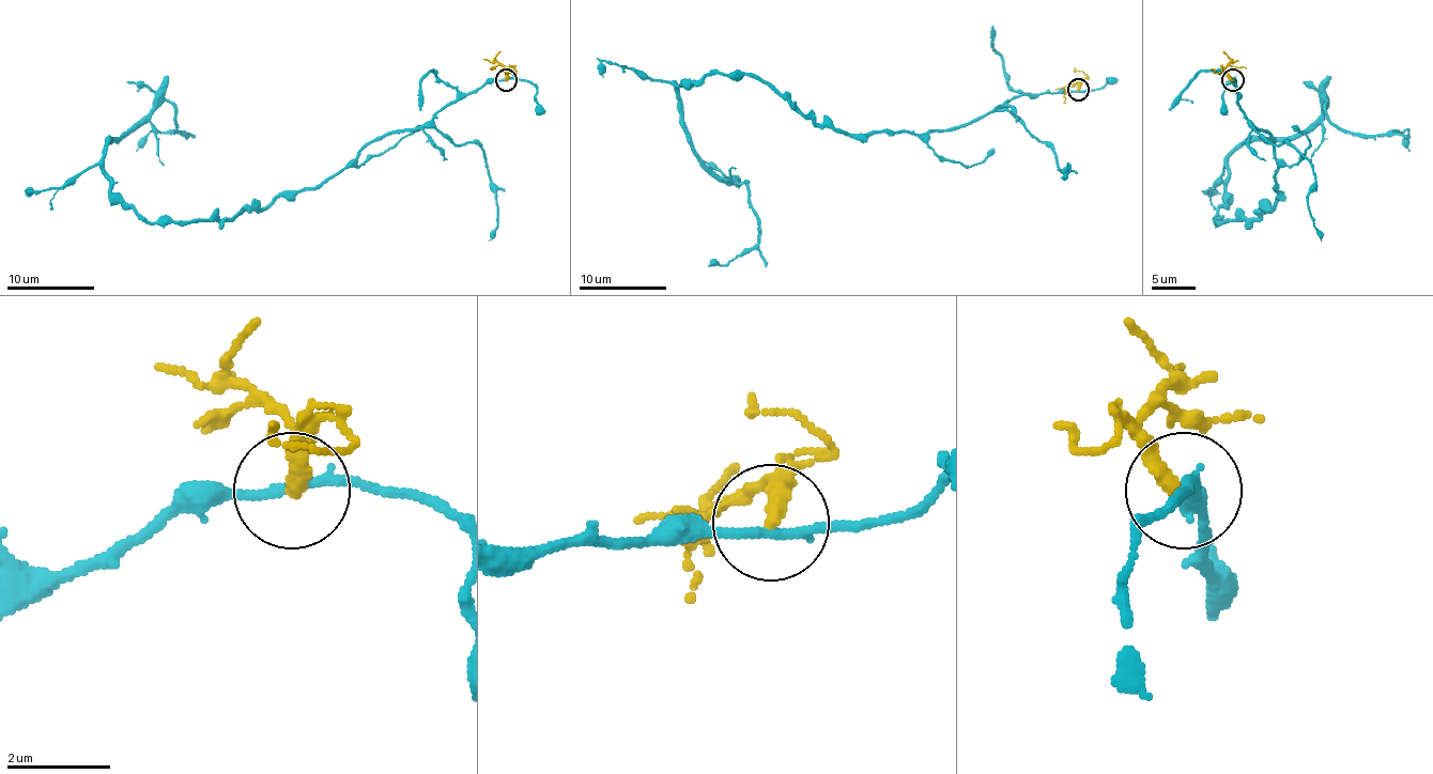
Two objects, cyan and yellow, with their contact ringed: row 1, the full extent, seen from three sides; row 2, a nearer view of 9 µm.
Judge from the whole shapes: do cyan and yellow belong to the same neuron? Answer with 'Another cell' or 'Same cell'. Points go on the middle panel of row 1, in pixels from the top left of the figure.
Another cell

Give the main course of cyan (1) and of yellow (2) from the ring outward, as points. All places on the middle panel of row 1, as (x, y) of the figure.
1: (1078, 90), (843, 134), (758, 79), (675, 83), (695, 153), (748, 182), (758, 220), (708, 266)
2: (1078, 90), (1076, 83), (1069, 88), (1063, 103)

